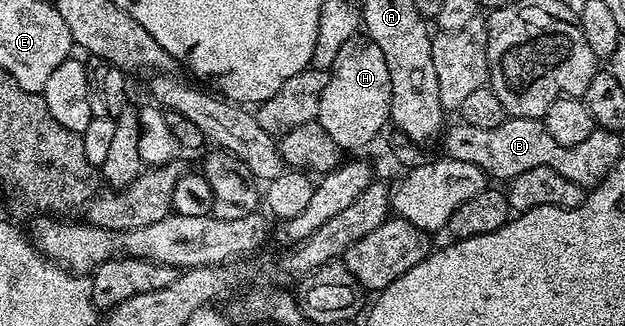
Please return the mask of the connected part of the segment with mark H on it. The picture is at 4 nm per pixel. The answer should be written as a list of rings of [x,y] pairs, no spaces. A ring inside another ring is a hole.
[[[366,34],[344,42],[328,70],[326,88],[319,98],[317,123],[337,142],[341,151],[358,150],[368,145],[391,119],[393,90],[390,70],[378,44]]]

